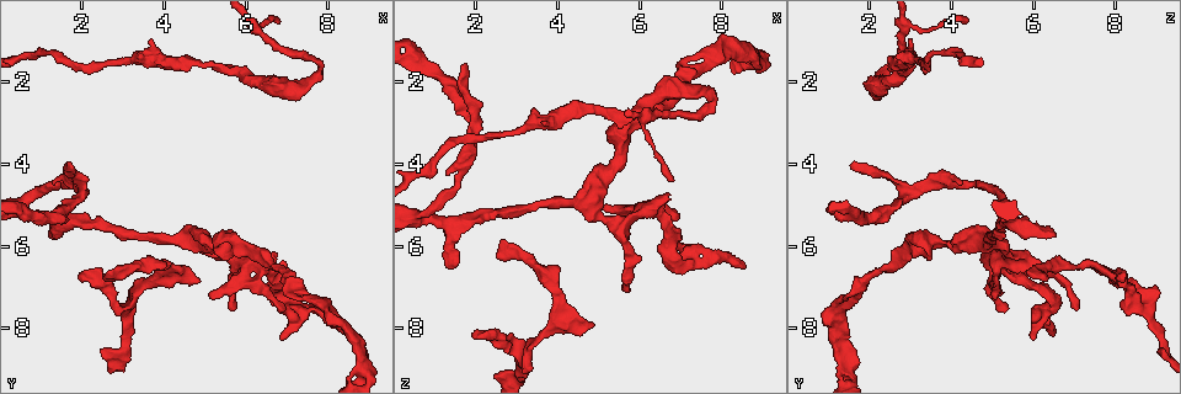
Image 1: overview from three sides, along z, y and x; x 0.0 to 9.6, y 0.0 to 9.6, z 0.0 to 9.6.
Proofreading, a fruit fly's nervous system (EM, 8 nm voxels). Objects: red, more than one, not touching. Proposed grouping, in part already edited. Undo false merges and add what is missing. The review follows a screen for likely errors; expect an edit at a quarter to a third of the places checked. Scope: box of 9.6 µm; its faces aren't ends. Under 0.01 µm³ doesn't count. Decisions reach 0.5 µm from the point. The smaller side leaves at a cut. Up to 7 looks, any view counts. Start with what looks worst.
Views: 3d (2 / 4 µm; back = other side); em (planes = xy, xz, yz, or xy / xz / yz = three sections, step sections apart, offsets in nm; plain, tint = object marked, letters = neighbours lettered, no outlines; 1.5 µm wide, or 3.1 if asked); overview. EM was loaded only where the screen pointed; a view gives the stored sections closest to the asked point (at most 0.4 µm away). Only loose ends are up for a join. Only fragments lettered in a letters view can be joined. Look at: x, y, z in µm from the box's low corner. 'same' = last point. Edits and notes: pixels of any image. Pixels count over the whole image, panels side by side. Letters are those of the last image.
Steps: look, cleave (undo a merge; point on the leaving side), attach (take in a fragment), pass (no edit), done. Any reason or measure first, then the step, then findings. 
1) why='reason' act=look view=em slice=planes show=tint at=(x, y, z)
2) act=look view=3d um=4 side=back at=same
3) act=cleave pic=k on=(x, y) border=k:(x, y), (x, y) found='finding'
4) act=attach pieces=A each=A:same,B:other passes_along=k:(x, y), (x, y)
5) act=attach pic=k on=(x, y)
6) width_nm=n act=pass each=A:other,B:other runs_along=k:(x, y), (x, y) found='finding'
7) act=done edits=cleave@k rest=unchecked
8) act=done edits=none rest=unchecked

why='sharp bend' act=look view=em slice=xz step=4 show=tint at=(2.70, 6.65, 6.10)

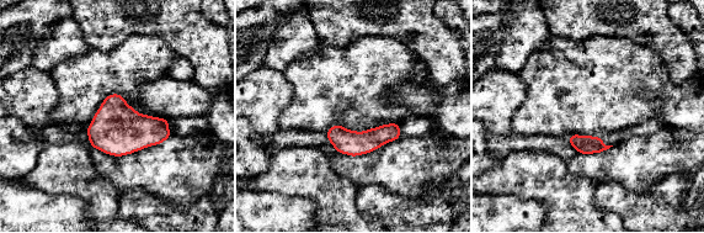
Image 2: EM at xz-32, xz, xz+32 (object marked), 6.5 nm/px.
why='another direction' act=look view=em slice=yz step=4 show=letters at=same

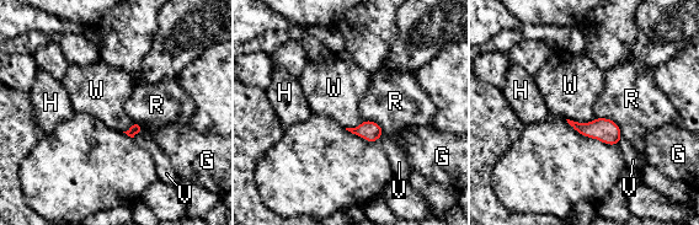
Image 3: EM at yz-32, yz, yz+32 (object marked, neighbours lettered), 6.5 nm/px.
act=pass each=G:other,H:other,R:other,V:other,W:other border=3:(596, 117), (588, 122), (566, 119) found='all the same neuron'

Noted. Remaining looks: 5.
why='tapers out' act=look view=3d um=2 side=back at=(5.60, 7.55, 7.00)

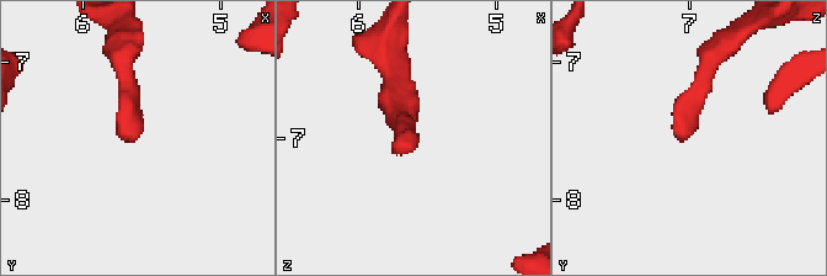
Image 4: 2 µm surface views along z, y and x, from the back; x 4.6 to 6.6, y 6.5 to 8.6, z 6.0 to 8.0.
why='now the EM' act=look view=em slice=planes show=letters at=(5.58, 7.58, 7.08)

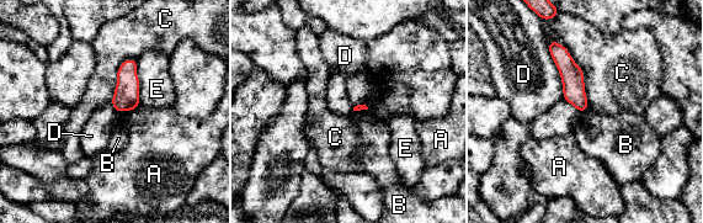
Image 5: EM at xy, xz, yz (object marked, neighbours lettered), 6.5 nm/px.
act=pass each=A:other,B:other,C:other,D:other,E:other runs_along=5:(554, 46), (571, 74), (581, 107) found='none of them fits'

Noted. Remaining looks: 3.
why='branch stops here' act=look view=3d um=2 at=(7.00, 6.50, 5.65)

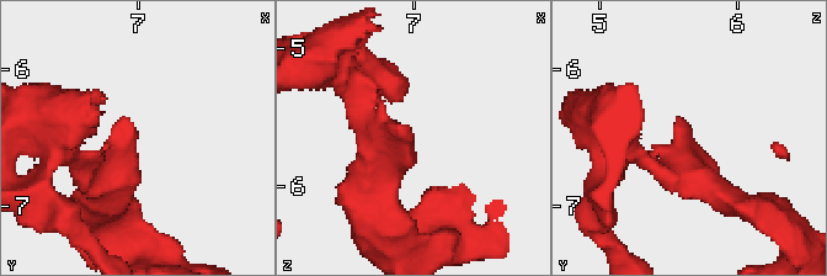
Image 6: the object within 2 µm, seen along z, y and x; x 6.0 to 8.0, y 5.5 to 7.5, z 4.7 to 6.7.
arm_widths_nm=200,220 why='need the tissue' act=look view=em slice=planes show=plain at=(7.00, 6.50, 5.70)

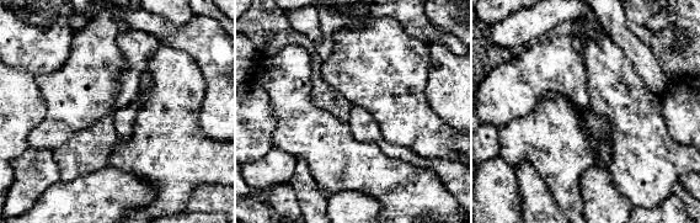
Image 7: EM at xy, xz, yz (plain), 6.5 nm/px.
why='see the neighbours' act=look view=em slice=planes show=letters at=same

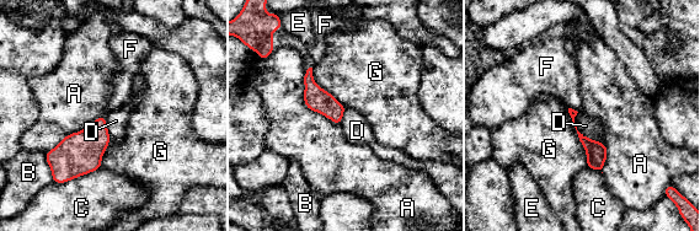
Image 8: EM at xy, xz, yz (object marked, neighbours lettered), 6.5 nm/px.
act=pass each=A:other,B:other,C:other,D:other,E:other,F:other,G:other border=8:(577, 112), (576, 128), (604, 144) found='none of them fits'

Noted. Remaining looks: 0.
act=done edits=none rest=unchecked

